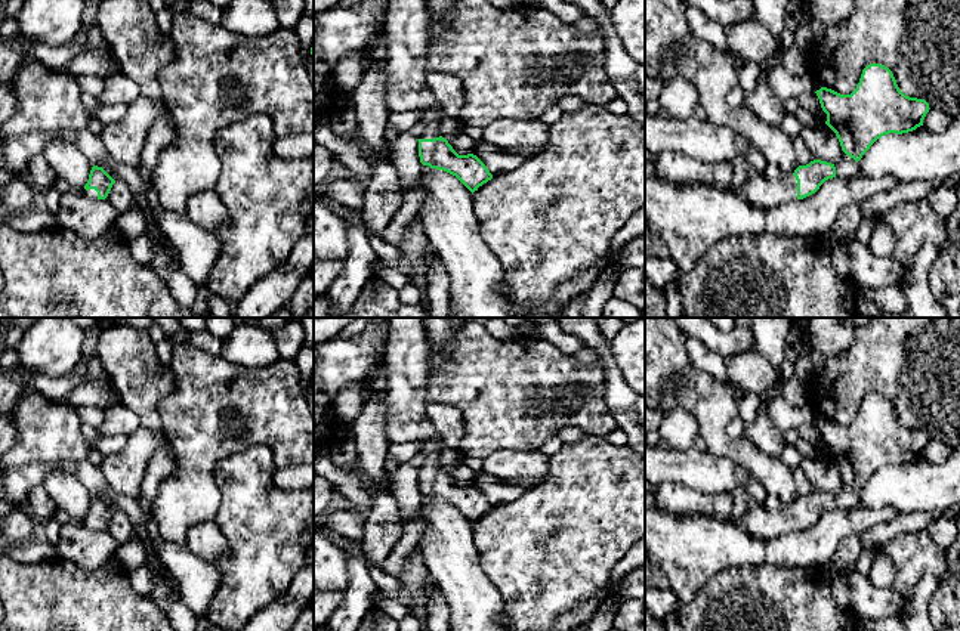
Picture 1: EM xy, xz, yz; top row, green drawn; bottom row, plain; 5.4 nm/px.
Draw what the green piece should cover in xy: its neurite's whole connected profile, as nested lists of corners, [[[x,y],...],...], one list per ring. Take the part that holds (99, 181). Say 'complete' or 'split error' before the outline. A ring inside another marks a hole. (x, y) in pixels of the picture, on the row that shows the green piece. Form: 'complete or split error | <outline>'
split error | [[[93,166],[84,185],[86,195],[93,199],[105,199],[114,183],[115,180],[102,167]]]

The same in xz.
split error | [[[389,0],[385,12],[388,40],[388,64],[385,71],[389,112],[419,111],[426,118],[425,133],[419,139],[419,157],[423,166],[444,170],[456,176],[472,194],[493,179],[485,164],[473,154],[459,155],[439,134],[439,121],[445,117],[442,108],[427,86],[426,50],[427,50],[427,7],[425,0]]]

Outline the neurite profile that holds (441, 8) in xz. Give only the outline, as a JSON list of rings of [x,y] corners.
[[[425,0],[425,3],[429,12],[445,16],[454,9],[457,0]]]

